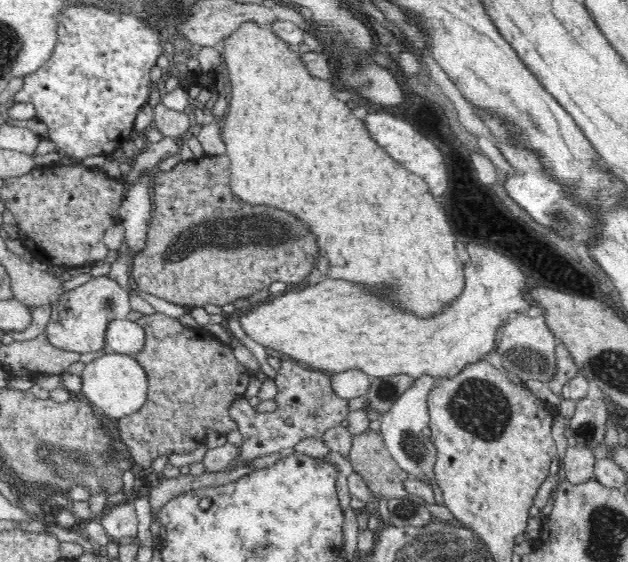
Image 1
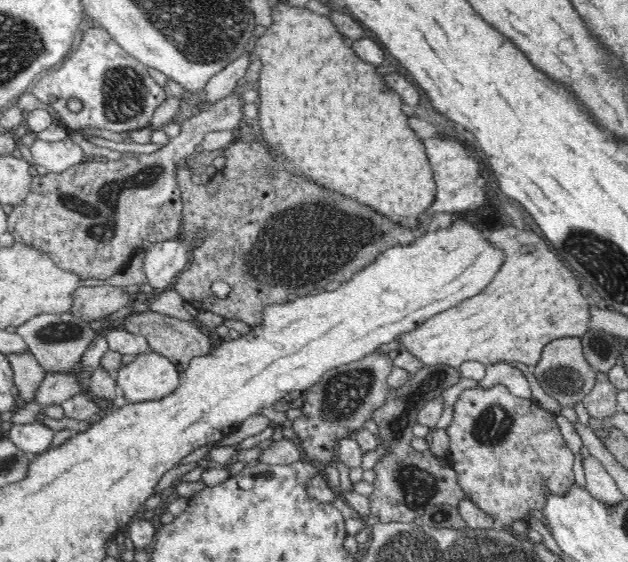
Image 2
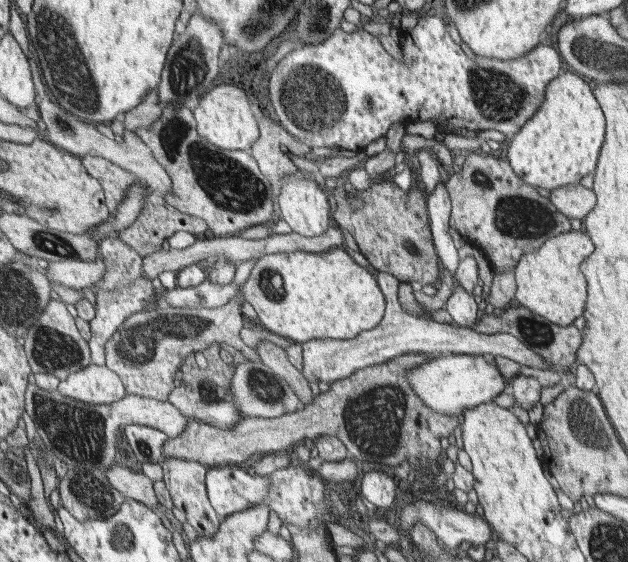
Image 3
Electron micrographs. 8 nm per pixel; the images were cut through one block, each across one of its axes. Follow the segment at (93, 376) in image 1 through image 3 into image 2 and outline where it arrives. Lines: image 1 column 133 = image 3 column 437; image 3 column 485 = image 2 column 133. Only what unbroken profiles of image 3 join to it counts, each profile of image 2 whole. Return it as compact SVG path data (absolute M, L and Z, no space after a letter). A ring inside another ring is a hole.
M155 352L136 356L114 373L116 384L128 403L160 400L172 394L180 374L170 360Z

